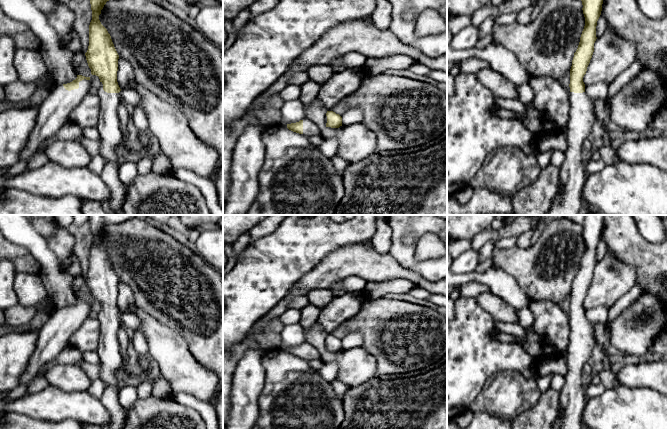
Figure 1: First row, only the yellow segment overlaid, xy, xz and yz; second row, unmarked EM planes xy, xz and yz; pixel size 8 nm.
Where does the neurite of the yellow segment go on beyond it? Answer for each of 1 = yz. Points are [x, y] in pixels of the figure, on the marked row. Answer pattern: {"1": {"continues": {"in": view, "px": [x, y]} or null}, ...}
{"1": {"continues": {"in": "yz", "px": [568, 200]}}}

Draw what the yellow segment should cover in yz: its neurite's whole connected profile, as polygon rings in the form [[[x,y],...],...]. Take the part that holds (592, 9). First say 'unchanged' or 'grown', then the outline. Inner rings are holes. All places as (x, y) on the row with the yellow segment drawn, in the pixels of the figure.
grown; [[[581,0],[585,26],[570,69],[570,113],[567,125],[568,147],[565,160],[559,167],[559,190],[546,215],[579,215],[582,205],[582,188],[585,172],[582,163],[584,141],[596,120],[594,103],[586,94],[583,77],[594,52],[597,21],[603,0]]]

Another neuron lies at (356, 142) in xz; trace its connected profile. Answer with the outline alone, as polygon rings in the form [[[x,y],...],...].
[[[362,123],[330,128],[324,126],[325,139],[335,138],[338,142],[336,155],[349,163],[362,161],[376,153],[377,138],[375,133]]]

